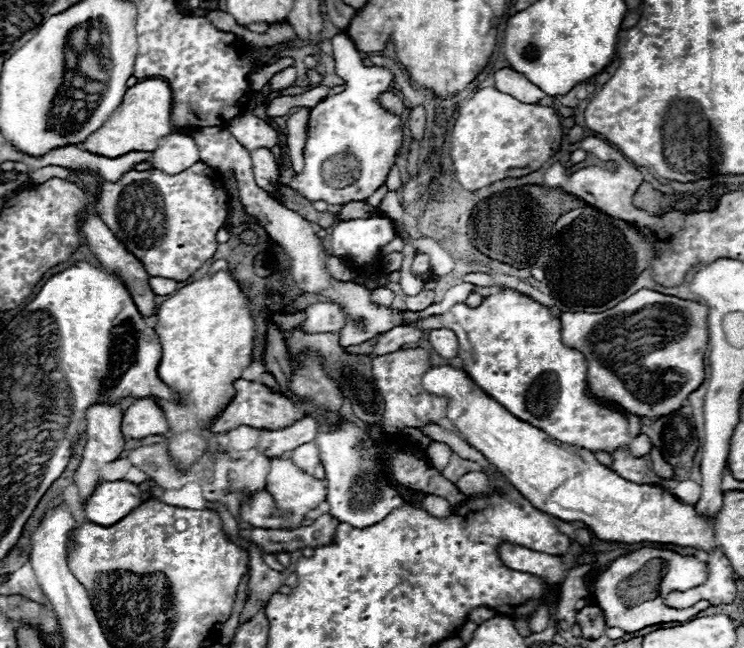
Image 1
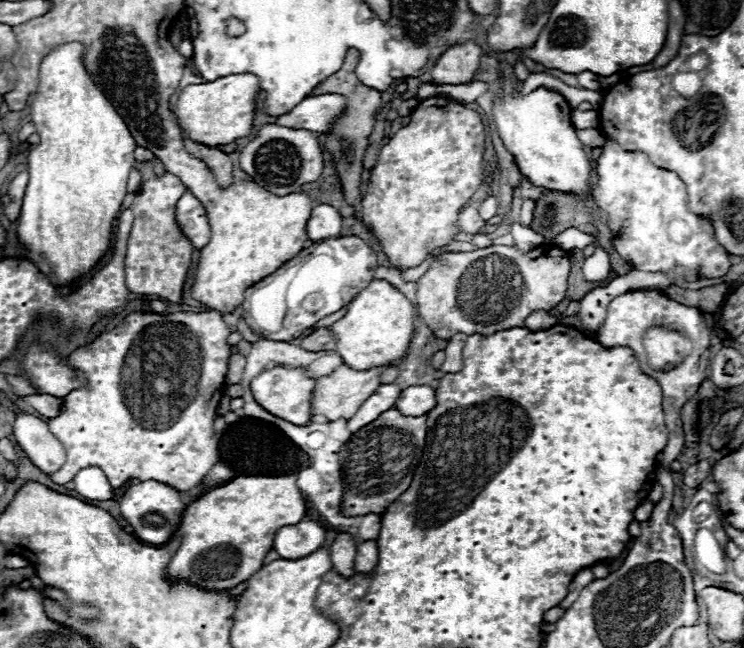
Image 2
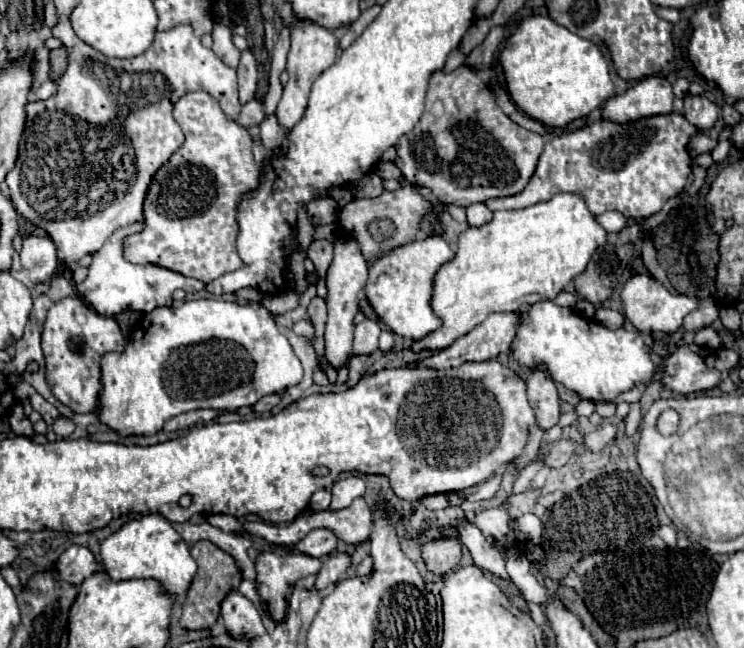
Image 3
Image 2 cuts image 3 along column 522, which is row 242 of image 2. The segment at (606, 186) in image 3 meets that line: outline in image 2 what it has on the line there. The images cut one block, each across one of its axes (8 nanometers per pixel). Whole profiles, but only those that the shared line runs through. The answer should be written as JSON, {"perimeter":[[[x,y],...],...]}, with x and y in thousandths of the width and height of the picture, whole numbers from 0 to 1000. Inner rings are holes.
{"perimeter":[[[250,290],[237,318],[237,346],[263,386],[272,386],[282,370],[282,349],[277,324],[269,309]]]}

